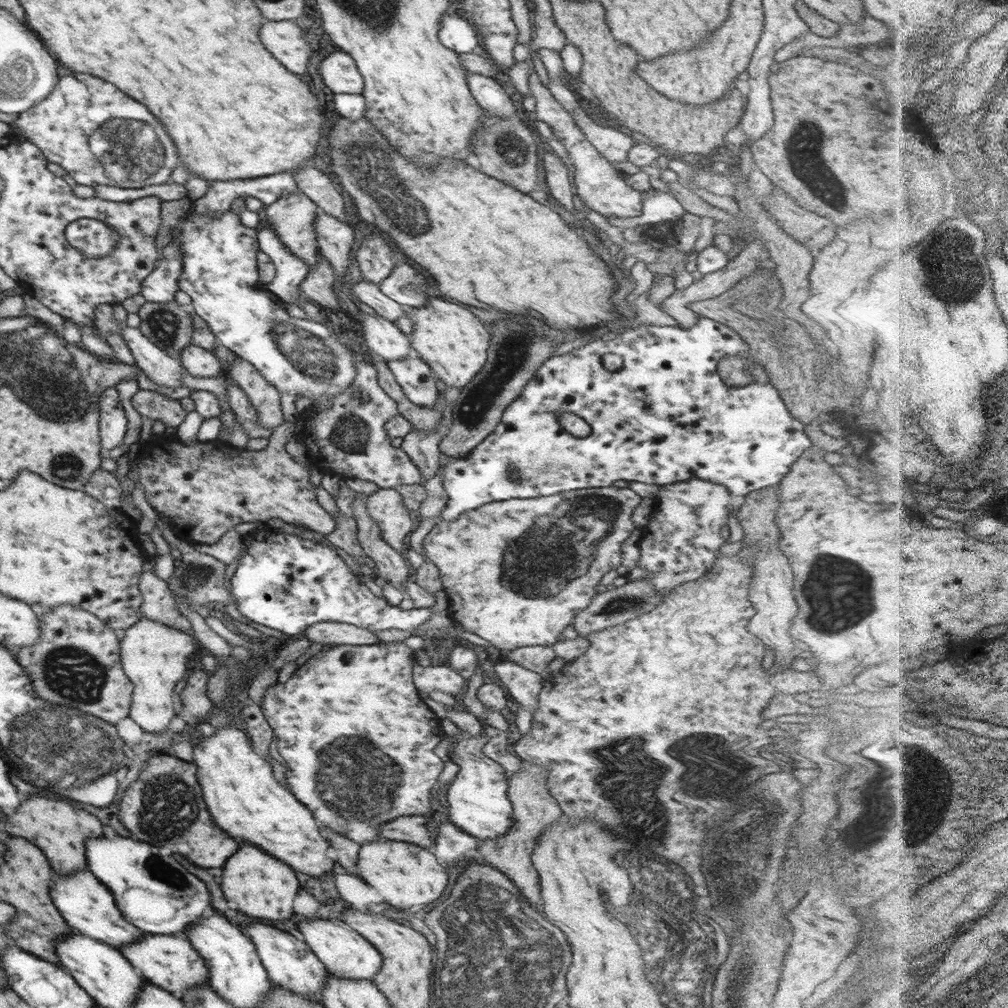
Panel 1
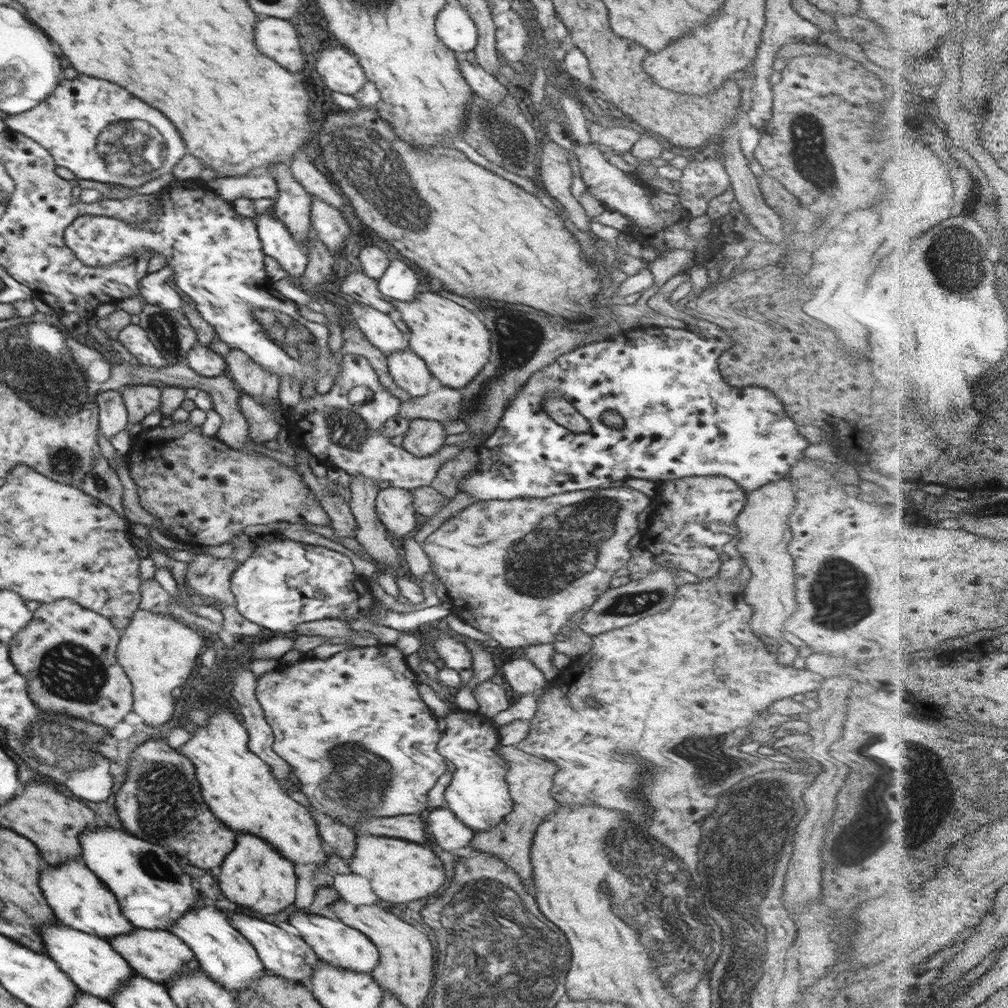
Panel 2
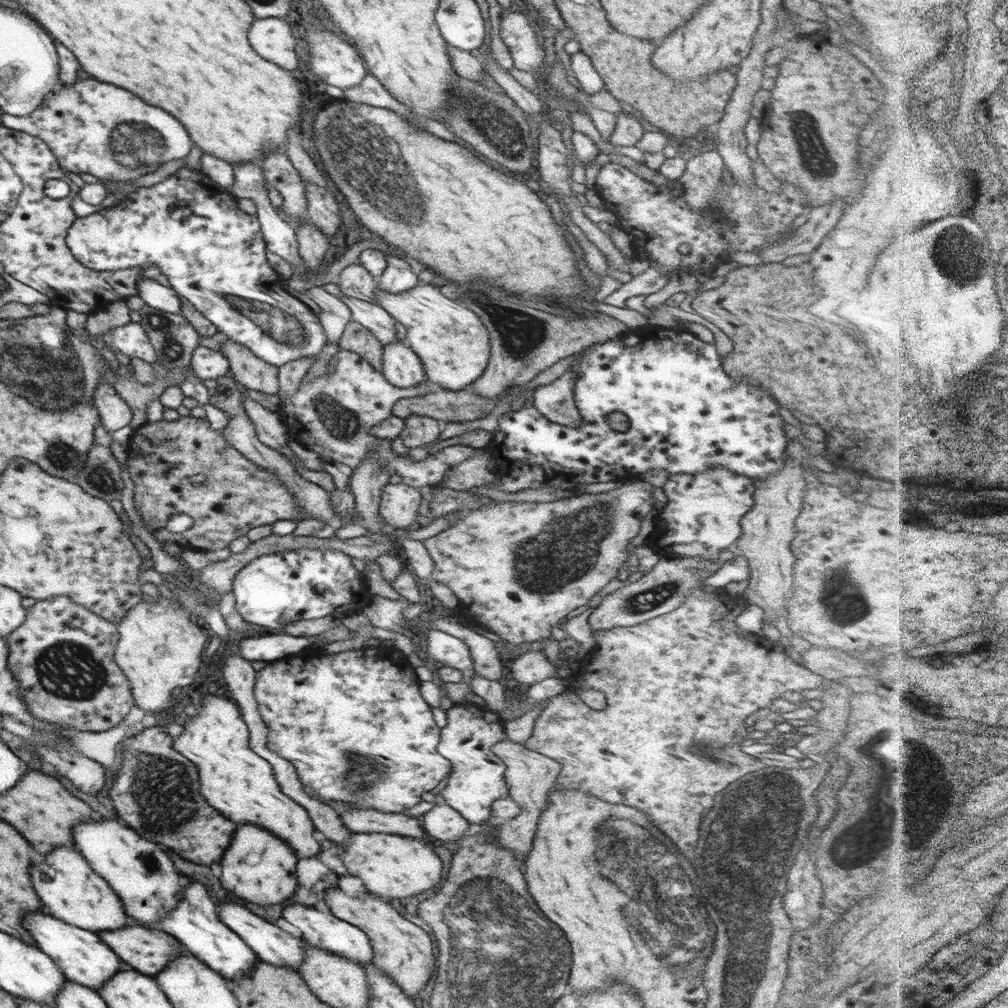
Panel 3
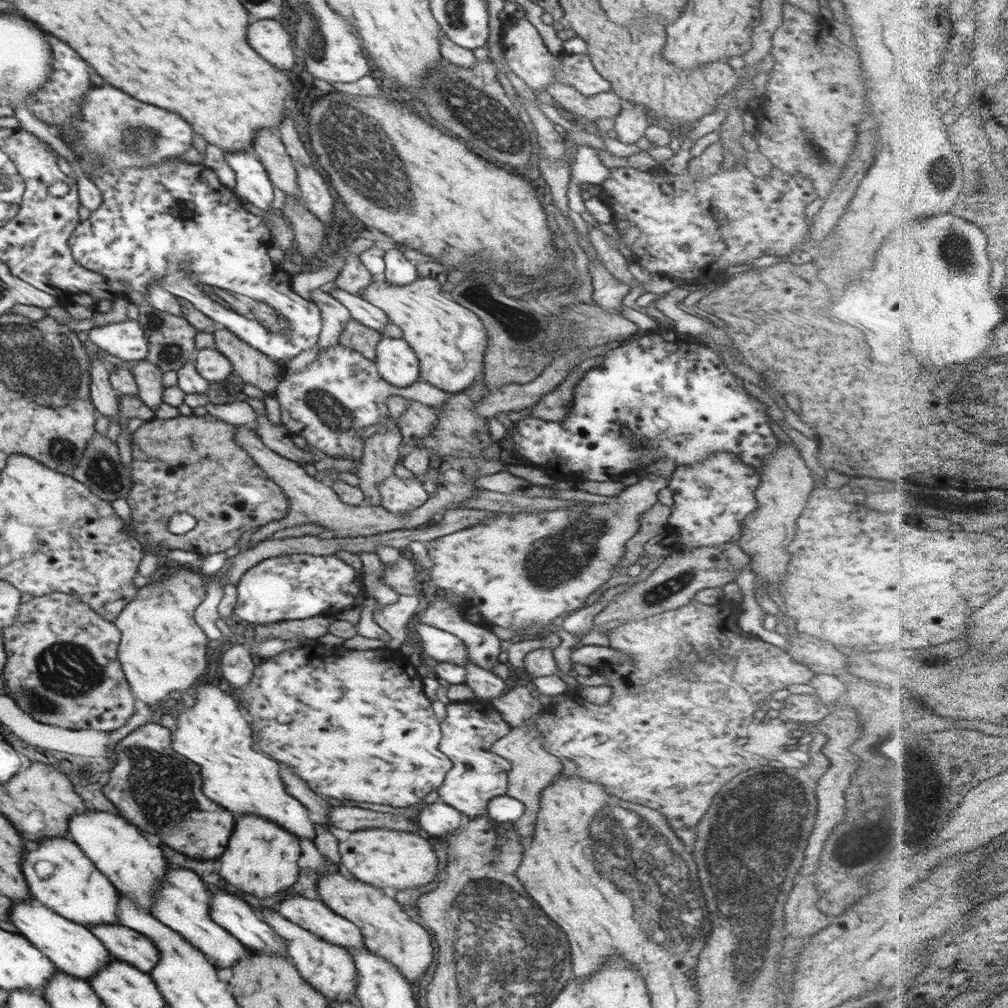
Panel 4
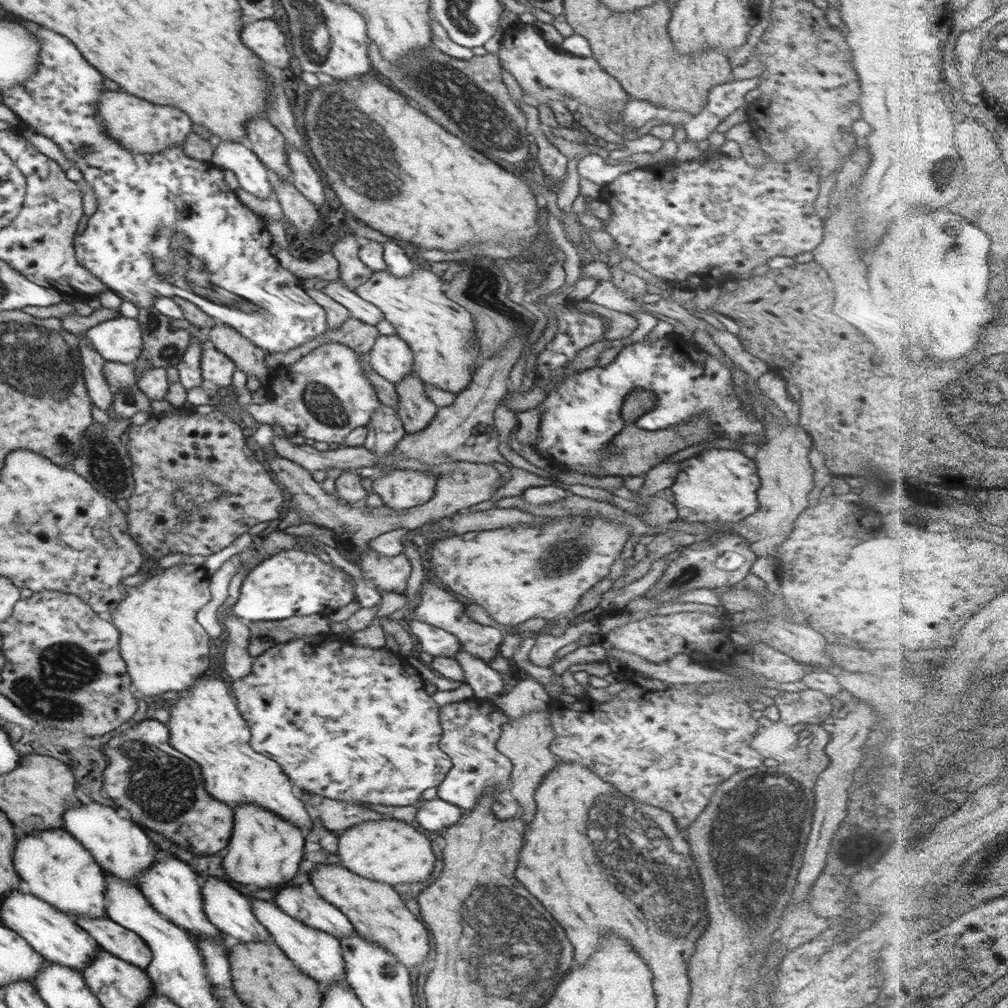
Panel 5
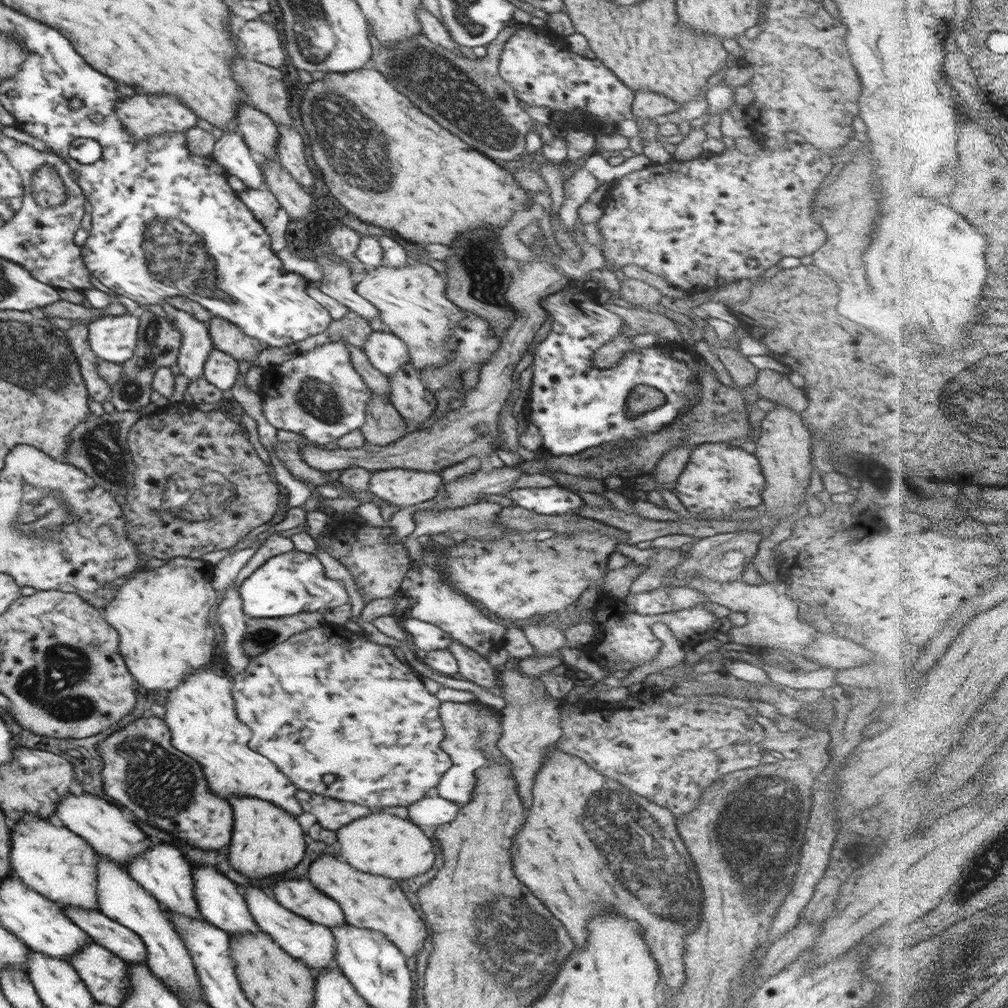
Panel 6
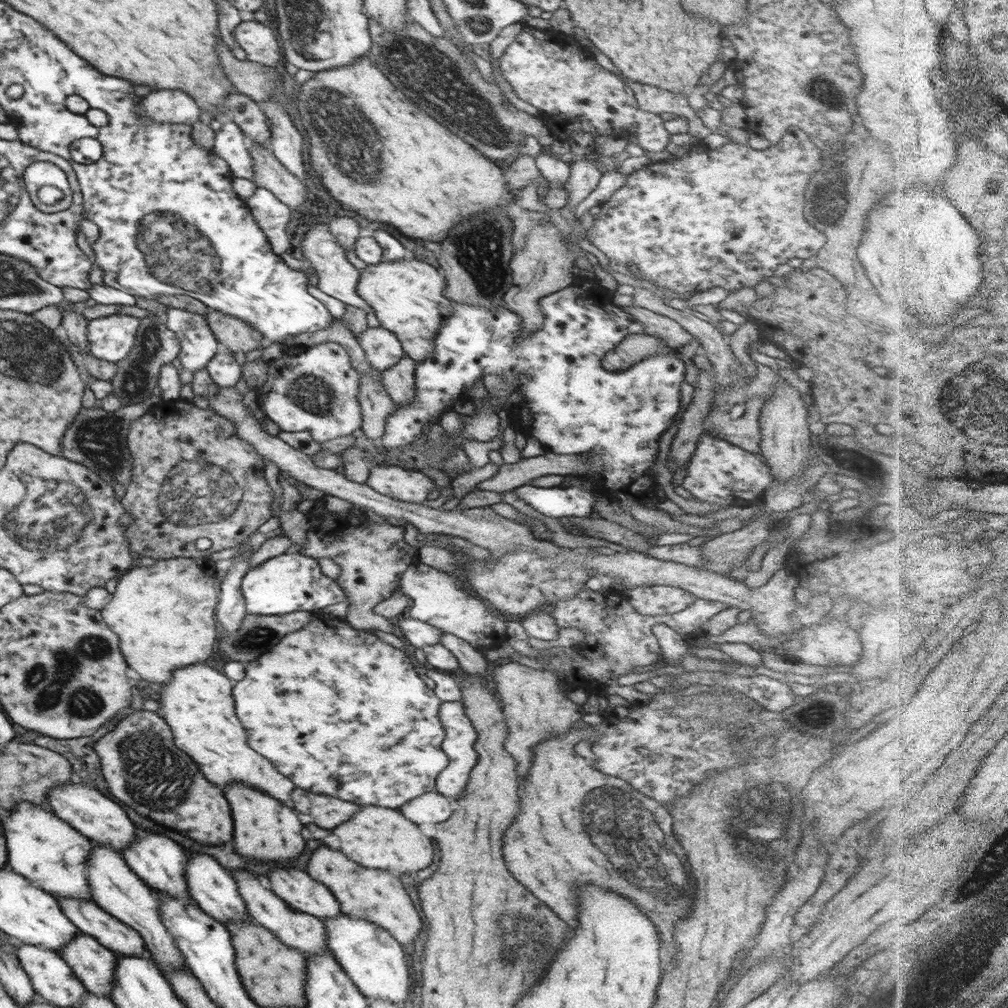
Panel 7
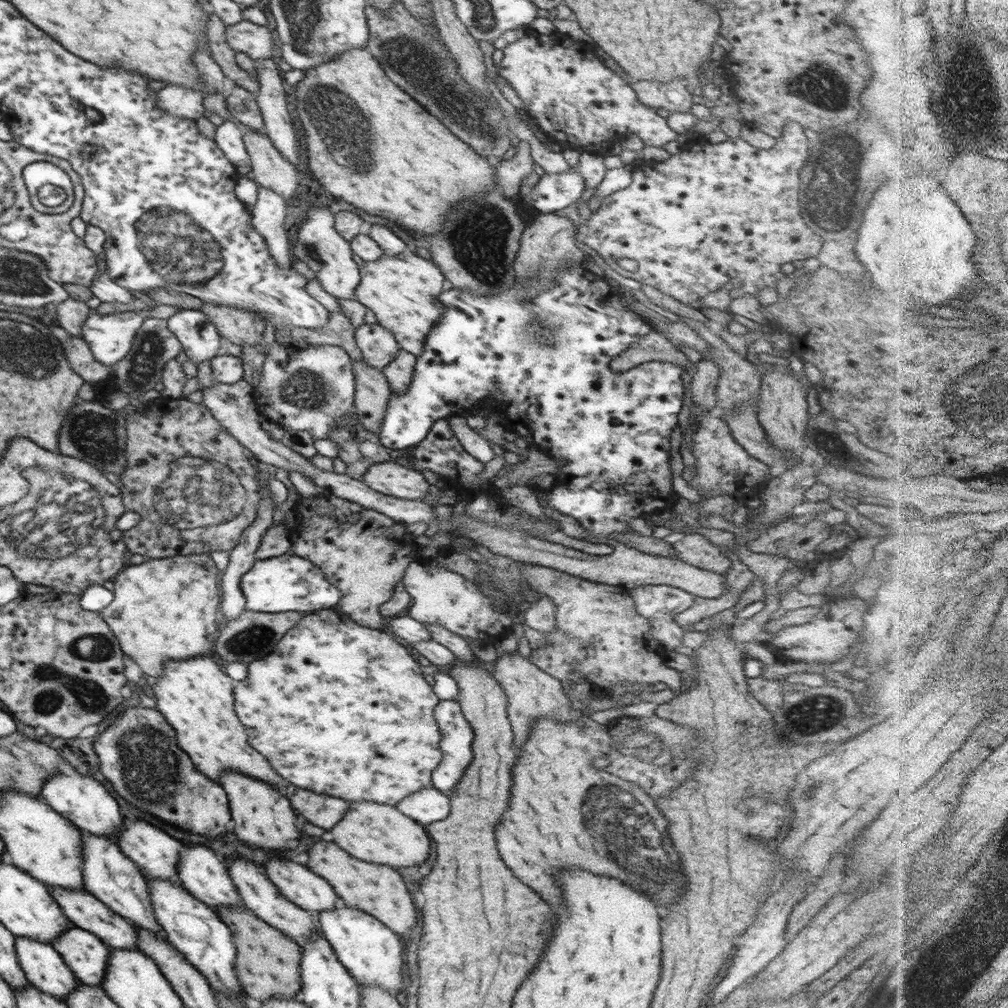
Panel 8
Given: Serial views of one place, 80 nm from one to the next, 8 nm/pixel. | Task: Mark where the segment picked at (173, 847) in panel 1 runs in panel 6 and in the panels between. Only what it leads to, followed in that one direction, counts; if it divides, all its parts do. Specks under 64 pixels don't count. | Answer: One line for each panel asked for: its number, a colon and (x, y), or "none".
2: (159, 801)
3: (156, 792)
4: (157, 789)
5: (172, 800)
6: (176, 798)

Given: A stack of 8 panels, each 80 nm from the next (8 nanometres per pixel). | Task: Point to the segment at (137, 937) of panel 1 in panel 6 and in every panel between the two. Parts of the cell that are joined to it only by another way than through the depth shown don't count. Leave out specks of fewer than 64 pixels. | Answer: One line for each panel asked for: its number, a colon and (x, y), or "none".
2: (79, 899)
3: (69, 890)
4: (72, 886)
5: (57, 868)
6: (51, 859)

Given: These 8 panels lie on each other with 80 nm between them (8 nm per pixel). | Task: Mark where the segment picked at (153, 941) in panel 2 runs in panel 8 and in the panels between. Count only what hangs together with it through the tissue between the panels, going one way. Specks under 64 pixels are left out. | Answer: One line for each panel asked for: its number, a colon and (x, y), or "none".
3: (148, 951)
4: (125, 944)
5: (126, 945)
6: (124, 943)
7: (91, 919)
8: (83, 909)

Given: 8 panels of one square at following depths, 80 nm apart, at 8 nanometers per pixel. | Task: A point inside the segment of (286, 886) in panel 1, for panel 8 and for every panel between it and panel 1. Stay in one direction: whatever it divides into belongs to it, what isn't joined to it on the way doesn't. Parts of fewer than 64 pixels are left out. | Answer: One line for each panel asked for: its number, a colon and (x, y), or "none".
2: (255, 875)
3: (261, 868)
4: (262, 858)
5: (266, 850)
6: (266, 840)
7: (265, 830)
8: (264, 817)

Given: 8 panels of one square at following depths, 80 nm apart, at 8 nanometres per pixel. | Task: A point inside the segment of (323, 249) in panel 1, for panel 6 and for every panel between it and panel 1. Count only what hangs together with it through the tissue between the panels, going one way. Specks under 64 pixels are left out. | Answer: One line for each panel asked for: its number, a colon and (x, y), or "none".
2: (328, 224)
3: (322, 210)
4: (313, 191)
5: (306, 179)
6: (291, 152)

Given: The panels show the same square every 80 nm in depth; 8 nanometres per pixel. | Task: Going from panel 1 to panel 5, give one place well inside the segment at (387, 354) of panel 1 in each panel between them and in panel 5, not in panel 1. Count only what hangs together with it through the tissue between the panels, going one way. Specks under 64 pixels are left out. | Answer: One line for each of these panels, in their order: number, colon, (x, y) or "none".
2: (379, 327)
3: (371, 315)
4: (361, 310)
5: (359, 308)

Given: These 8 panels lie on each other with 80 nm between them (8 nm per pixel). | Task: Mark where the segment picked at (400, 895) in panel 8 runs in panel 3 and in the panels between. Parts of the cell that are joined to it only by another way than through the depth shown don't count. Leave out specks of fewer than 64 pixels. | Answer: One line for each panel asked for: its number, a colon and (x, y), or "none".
3: (403, 950)
4: (387, 930)
5: (377, 912)
6: (370, 901)
7: (379, 896)

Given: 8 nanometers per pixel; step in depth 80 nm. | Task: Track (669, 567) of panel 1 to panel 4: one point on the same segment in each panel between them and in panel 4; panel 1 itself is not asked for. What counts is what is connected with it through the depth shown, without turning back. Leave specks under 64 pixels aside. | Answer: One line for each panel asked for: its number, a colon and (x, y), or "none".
2: (697, 515)
3: (702, 517)
4: (712, 497)

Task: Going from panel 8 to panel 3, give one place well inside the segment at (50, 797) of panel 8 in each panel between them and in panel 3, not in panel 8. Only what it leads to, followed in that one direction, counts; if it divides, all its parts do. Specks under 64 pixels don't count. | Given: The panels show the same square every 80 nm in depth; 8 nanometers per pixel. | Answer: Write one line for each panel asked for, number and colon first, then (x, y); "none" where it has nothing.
3: (140, 871)
4: (118, 849)
5: (120, 846)
6: (97, 820)
7: (102, 820)

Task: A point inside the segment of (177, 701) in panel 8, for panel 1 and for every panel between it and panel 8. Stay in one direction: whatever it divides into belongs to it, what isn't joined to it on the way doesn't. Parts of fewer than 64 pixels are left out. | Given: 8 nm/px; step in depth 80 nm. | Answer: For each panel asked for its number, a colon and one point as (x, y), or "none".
1: (241, 792)
2: (241, 789)
3: (235, 780)
4: (215, 733)
5: (205, 724)
6: (200, 713)
7: (197, 704)

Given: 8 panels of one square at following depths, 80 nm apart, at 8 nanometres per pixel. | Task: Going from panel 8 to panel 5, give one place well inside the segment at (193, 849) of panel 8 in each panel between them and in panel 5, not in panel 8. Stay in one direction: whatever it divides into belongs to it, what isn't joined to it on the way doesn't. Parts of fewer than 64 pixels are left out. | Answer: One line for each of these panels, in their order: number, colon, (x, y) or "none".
5: (228, 910)
6: (220, 902)
7: (211, 887)

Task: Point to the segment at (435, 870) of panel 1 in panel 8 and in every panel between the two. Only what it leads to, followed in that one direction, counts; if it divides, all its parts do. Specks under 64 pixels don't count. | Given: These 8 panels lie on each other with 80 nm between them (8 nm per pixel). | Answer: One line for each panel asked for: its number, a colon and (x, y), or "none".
2: (399, 871)
3: (392, 866)
4: (392, 860)
5: (391, 851)
6: (383, 844)
7: (381, 838)
8: (376, 833)

